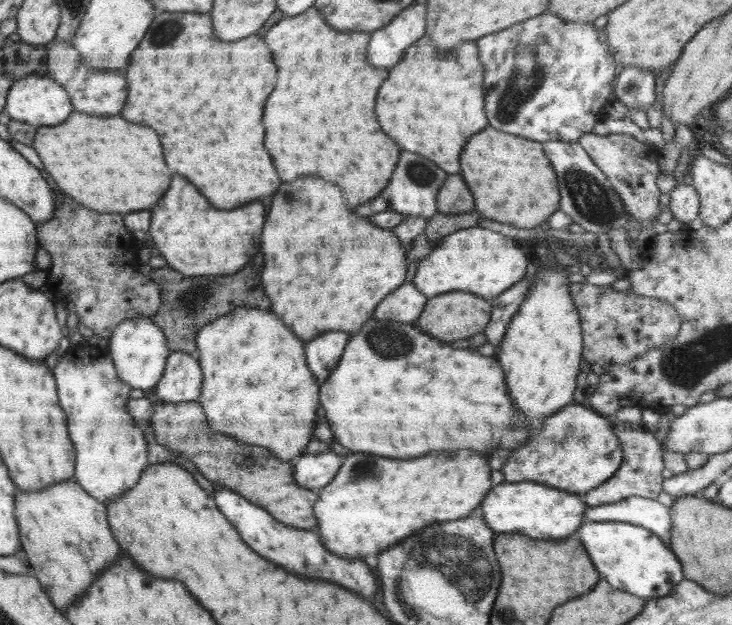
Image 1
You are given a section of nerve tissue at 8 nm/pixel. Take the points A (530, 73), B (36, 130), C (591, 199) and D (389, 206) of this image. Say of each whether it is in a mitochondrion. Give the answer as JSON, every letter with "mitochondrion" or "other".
{"A":"mitochondrion","B":"other","C":"mitochondrion","D":"other"}

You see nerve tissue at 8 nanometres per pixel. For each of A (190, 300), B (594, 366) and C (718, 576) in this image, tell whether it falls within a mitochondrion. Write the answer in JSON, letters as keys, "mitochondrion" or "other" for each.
{"A":"mitochondrion","B":"other","C":"other"}

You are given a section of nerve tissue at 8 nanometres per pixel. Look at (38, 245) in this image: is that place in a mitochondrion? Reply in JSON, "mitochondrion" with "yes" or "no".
{"mitochondrion":"no"}

